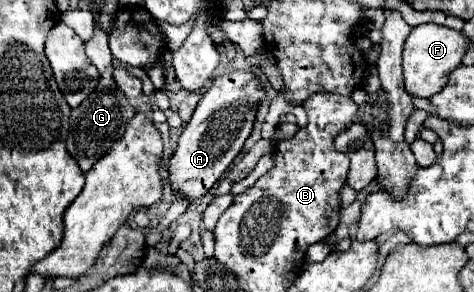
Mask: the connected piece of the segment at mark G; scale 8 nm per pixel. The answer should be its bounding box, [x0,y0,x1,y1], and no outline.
[66,30,134,172]

